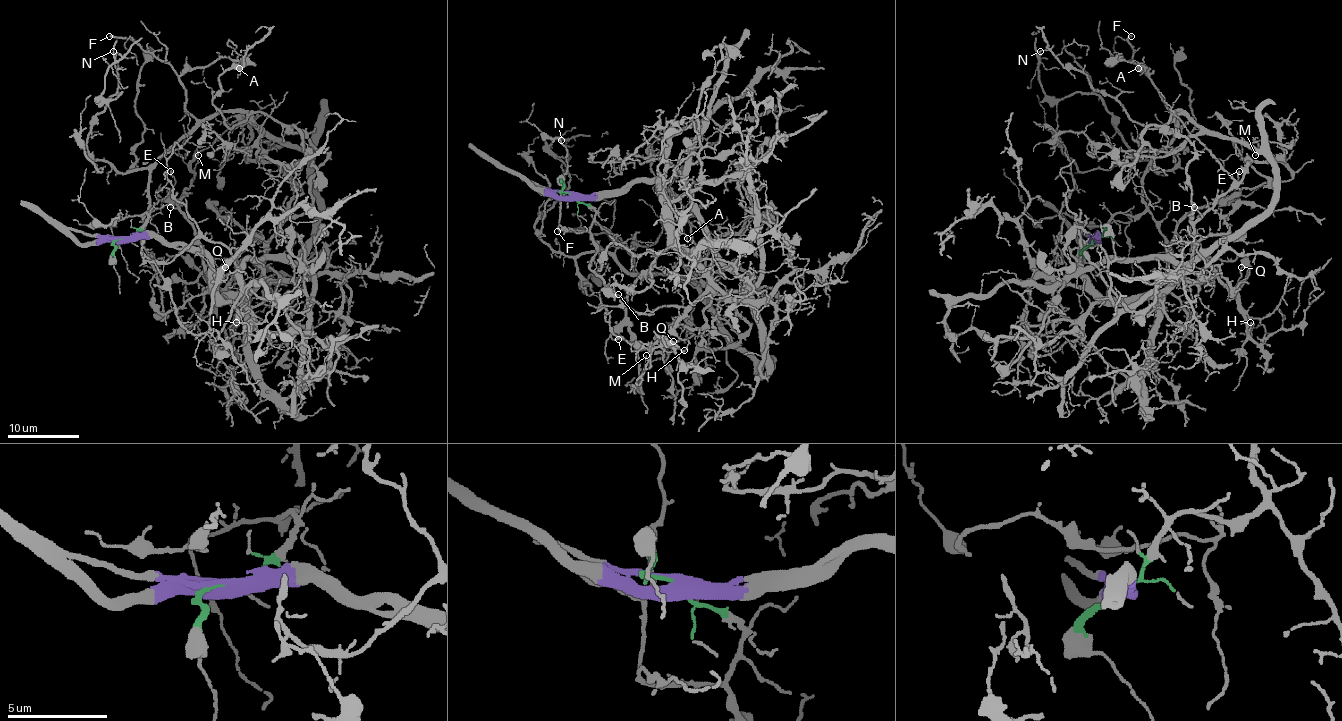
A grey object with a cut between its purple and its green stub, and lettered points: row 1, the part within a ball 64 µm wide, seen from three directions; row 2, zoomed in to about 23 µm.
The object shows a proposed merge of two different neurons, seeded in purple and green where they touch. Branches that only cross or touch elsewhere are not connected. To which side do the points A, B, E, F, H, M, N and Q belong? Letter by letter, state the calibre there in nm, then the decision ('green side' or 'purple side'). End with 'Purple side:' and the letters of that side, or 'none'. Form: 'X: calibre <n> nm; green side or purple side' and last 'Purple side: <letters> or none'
A: calibre 120 nm; green side
B: calibre 130 nm; purple side
E: calibre 180 nm; purple side
F: calibre 200 nm; green side
H: calibre 120 nm; purple side
M: calibre 100 nm; purple side
N: calibre 140 nm; green side
Q: calibre 110 nm; purple side
Purple side: B, E, H, M, Q

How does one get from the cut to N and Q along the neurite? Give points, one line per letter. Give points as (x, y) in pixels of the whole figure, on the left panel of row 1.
N: (122, 238), (147, 219), (148, 170), (116, 172), (88, 151), (91, 122), (122, 92), (102, 94), (113, 51)
Q: (122, 238), (163, 237), (200, 251), (220, 297), (256, 285), (261, 269), (245, 260), (222, 288), (225, 267)

